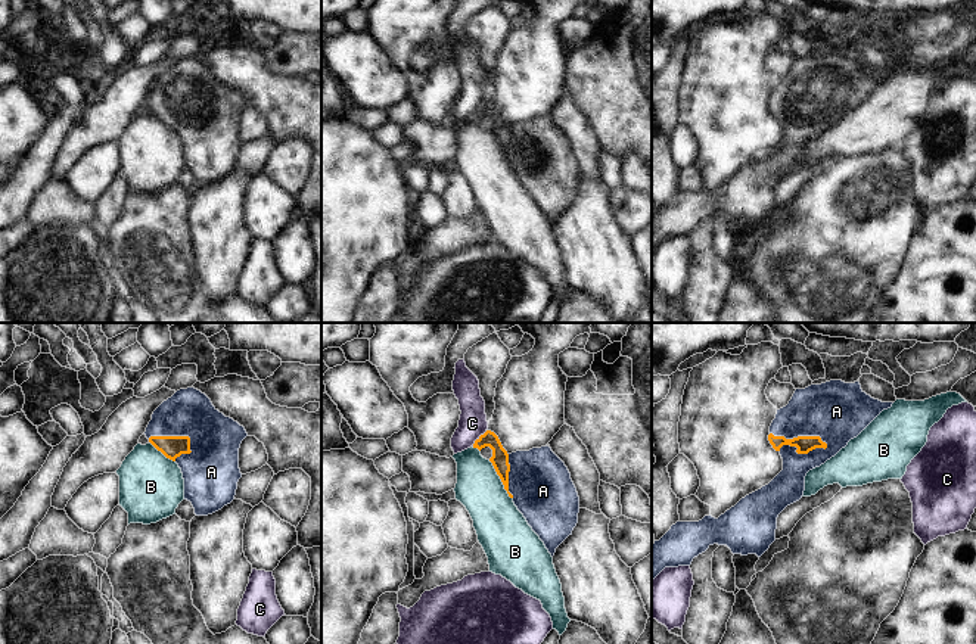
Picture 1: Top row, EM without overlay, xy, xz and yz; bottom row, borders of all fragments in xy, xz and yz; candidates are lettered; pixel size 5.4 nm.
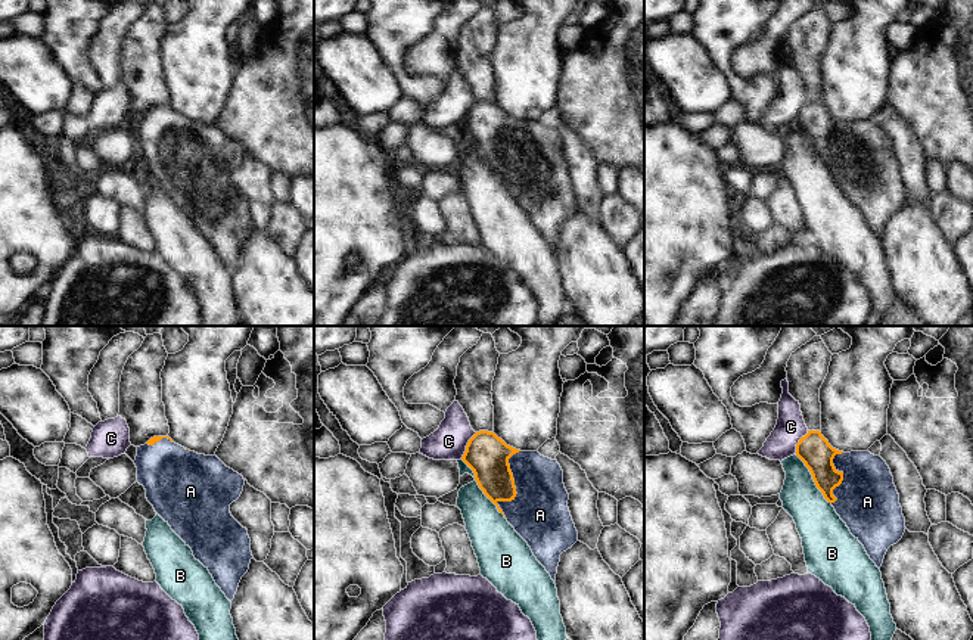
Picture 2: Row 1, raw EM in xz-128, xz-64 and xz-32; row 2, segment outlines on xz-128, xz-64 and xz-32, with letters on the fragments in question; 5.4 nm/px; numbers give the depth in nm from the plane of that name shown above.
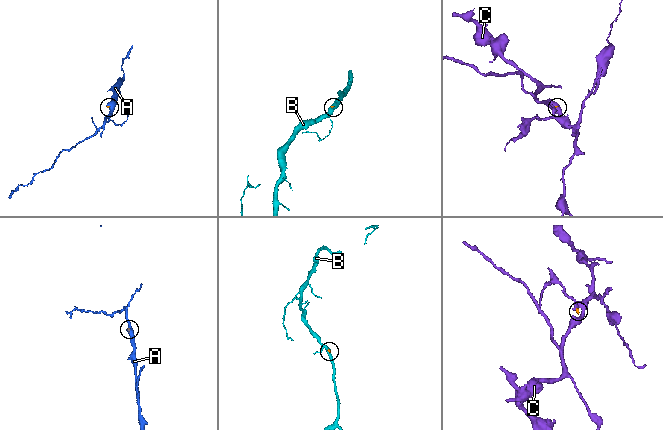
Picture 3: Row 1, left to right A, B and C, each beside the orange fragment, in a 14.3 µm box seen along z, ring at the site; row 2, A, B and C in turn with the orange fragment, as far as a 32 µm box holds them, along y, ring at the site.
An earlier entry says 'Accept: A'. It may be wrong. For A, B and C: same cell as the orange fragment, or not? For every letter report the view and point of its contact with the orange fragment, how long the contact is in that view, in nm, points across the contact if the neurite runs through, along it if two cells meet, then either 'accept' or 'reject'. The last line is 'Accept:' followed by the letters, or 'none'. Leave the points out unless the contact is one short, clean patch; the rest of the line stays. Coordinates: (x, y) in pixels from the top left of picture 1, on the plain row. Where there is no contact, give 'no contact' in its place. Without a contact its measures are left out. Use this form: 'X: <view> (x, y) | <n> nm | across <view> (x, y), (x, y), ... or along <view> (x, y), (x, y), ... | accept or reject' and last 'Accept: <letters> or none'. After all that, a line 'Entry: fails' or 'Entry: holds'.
A: yz (799, 106) | 340 nm | accept
B: xz (500, 148) | 260 nm | along xz (488, 130), (512, 168) | reject
C: xz (479, 108) | 120 nm | along xz (487, 100), (472, 115) | reject
Accept: A
Entry: holds

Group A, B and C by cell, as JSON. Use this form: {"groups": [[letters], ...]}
{"groups": [["A"], ["B"], ["C"]]}

